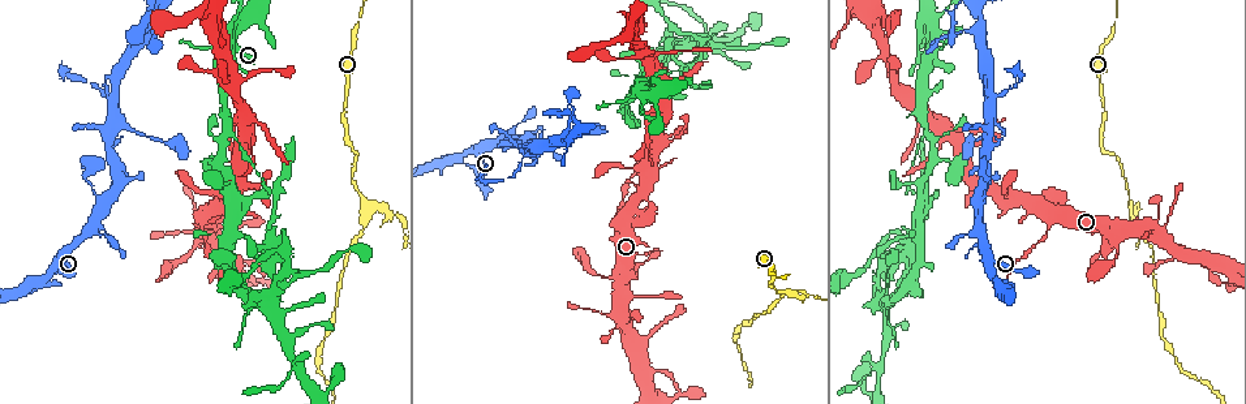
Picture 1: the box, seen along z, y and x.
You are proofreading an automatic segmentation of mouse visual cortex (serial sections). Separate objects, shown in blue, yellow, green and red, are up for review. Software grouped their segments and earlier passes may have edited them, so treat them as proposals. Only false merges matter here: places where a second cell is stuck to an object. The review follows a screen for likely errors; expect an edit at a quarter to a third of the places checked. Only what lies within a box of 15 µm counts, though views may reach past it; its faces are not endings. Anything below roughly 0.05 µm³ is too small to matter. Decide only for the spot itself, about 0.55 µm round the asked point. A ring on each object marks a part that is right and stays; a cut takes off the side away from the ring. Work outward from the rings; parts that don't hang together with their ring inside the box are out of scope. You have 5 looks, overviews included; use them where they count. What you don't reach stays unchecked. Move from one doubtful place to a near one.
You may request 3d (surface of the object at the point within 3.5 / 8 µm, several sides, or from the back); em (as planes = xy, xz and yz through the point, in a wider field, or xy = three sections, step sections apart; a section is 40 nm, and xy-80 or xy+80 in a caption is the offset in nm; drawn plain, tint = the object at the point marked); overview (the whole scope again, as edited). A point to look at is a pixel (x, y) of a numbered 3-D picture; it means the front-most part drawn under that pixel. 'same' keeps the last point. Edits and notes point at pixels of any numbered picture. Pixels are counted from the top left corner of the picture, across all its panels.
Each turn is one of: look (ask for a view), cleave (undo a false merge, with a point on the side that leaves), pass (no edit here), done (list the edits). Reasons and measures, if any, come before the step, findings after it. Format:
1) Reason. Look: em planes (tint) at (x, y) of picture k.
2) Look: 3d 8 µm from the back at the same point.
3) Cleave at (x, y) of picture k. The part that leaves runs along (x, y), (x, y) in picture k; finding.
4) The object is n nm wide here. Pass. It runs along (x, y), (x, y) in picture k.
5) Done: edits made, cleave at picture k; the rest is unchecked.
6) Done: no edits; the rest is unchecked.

Sharp bend. Look: 3d 8 µm at (223, 54) of picture 1.

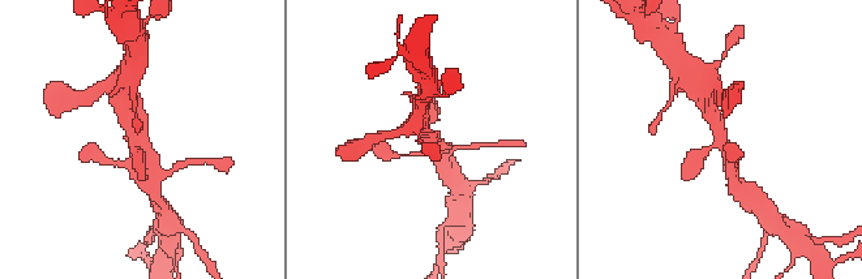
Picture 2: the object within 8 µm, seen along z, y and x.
Look: 3d 3.5 µm from the back at (722, 143) of picture 2.

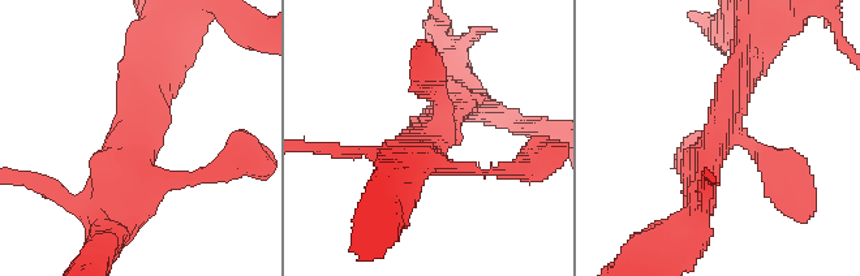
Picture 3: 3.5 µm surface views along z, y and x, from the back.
The arms are 300, 300, 350 nm wide. Pass. It runs along (697, 208), (701, 160), (748, 52) in picture 3; one cell here.

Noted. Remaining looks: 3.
Look: 3d 8 µm at (394, 215) of picture 1.

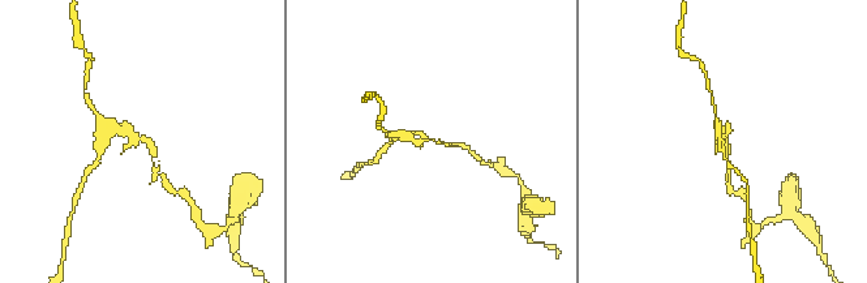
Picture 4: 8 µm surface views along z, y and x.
Closer look. Look: 3d 3.5 µm at (725, 138) of picture 4.

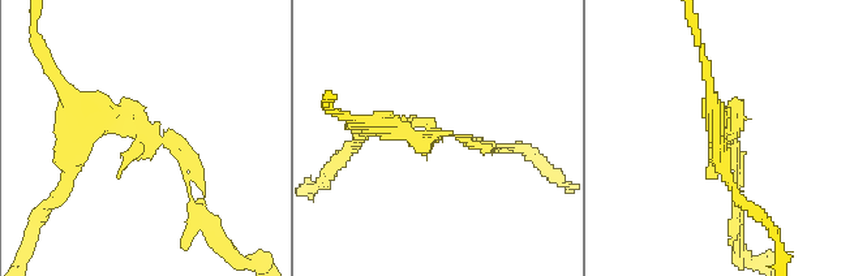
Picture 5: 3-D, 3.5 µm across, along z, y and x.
Now the EM. Look: em xy step 3 (tint) at (727, 138) of picture 5.

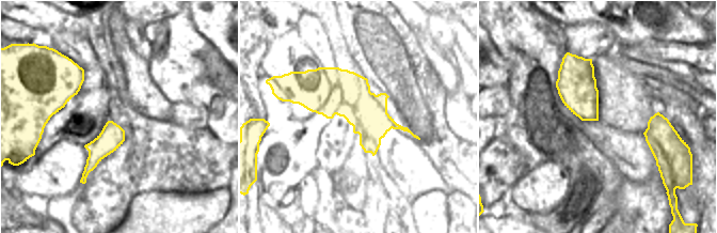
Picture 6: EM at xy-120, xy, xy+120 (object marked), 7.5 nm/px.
Cleave at (194, 173) of picture 5. Two cells meet here.

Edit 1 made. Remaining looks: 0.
Done: edits made, cleave at picture 5; the rest is unchecked.

